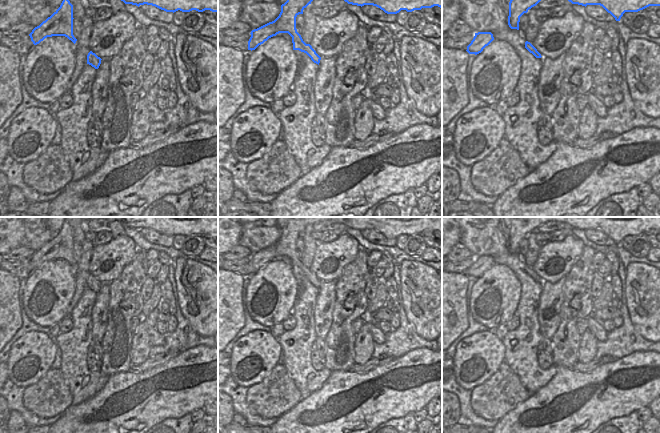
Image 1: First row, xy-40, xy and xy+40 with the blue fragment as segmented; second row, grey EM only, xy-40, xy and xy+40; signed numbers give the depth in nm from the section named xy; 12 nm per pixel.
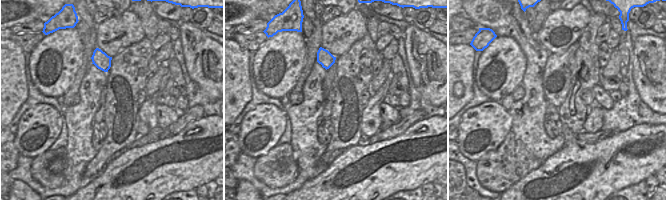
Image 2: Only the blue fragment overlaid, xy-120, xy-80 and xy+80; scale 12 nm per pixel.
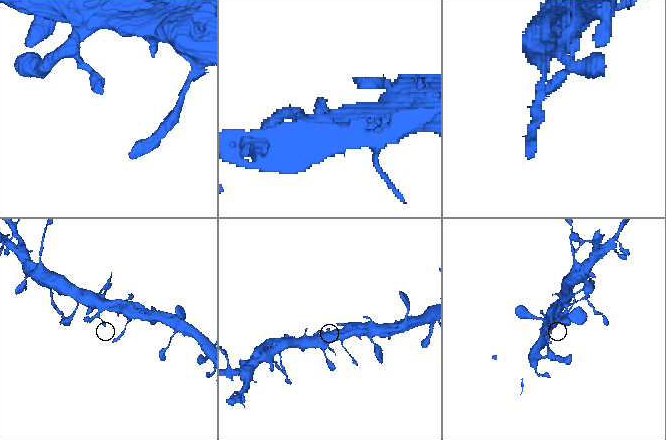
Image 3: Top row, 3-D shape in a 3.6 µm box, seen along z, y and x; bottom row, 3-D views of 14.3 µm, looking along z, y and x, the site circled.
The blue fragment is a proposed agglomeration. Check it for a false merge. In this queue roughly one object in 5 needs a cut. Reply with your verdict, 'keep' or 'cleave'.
keep

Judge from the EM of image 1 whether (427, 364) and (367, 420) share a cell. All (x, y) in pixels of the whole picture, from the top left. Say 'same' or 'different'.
same

